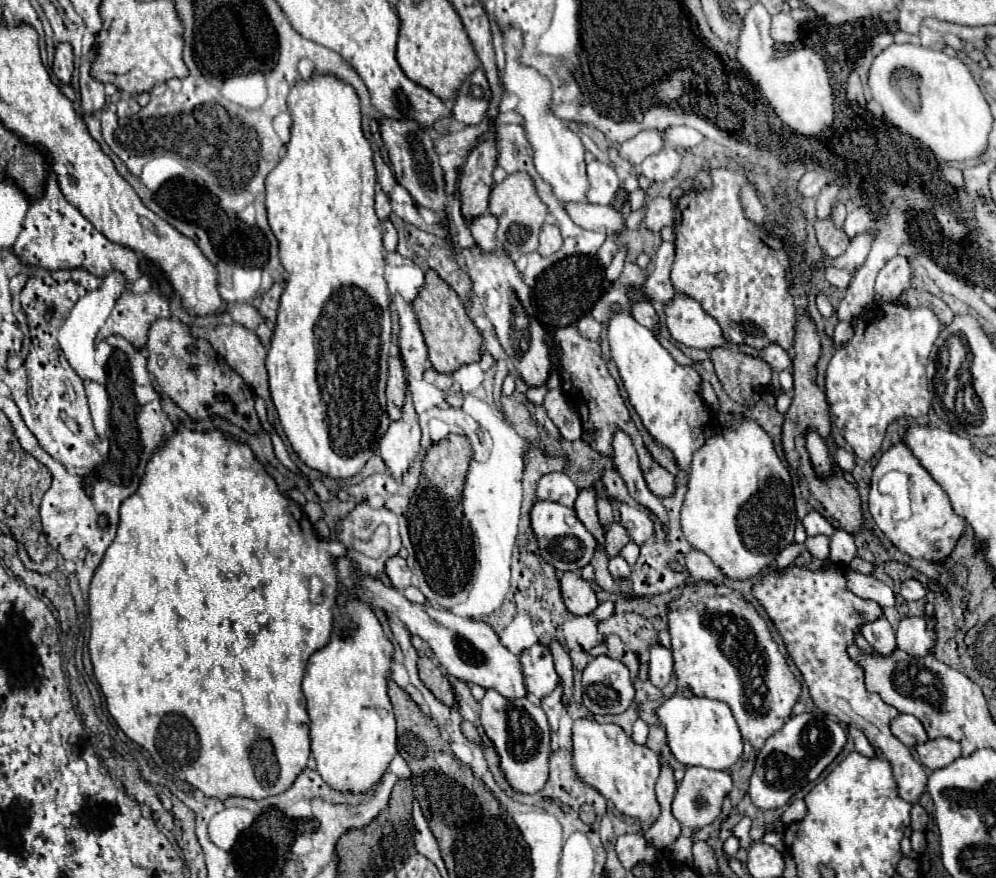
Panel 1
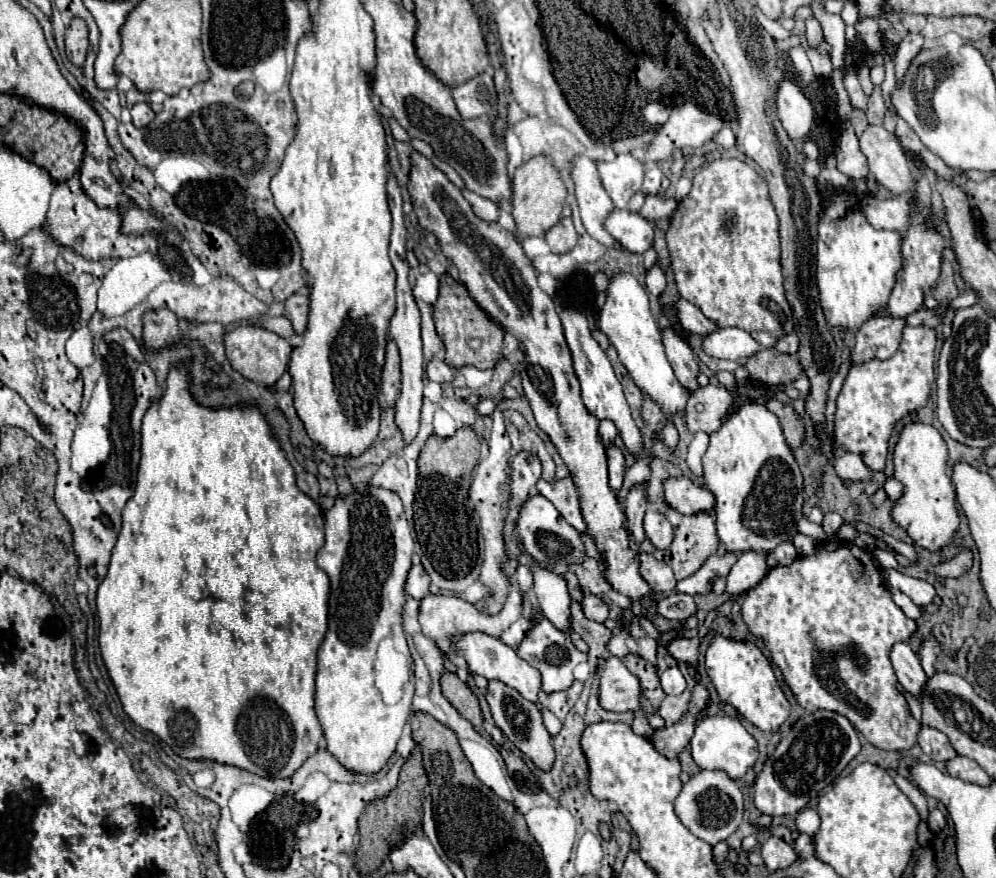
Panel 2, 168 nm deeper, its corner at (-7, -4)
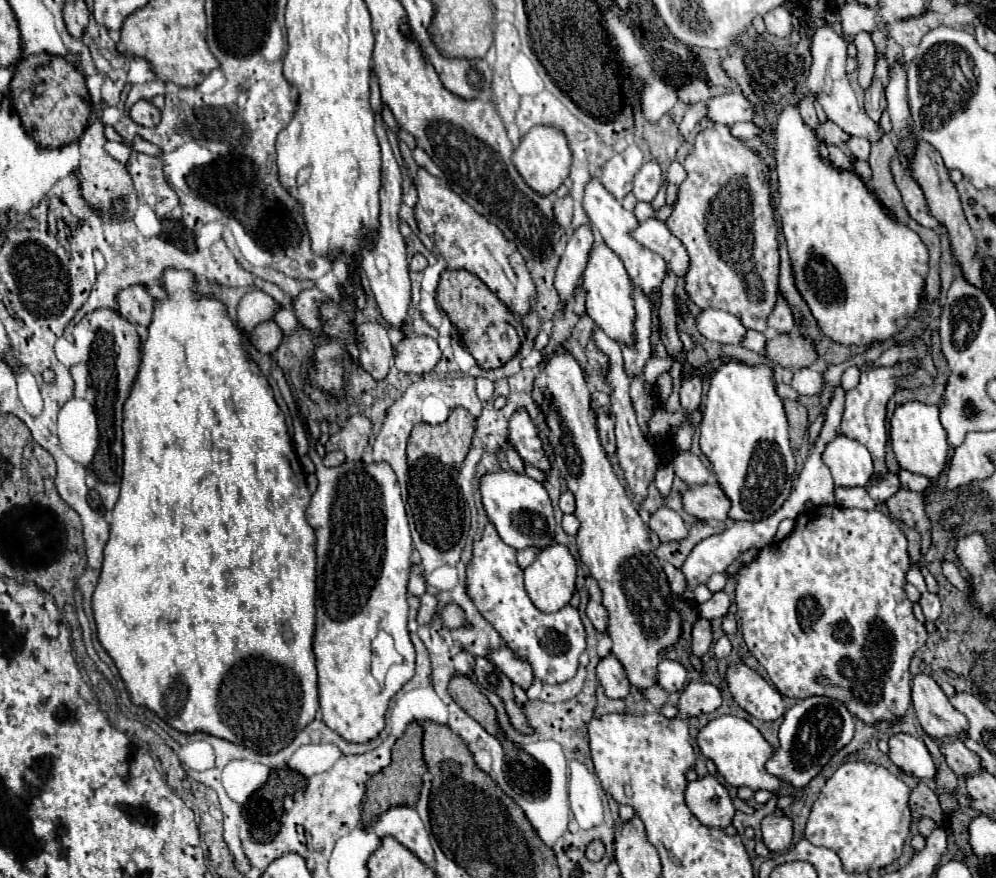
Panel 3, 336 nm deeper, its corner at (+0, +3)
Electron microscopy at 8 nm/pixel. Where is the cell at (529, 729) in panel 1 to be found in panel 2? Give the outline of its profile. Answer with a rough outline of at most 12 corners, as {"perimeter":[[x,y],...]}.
{"perimeter":[[491,680],[487,702],[495,724],[549,770],[551,734],[537,704]]}

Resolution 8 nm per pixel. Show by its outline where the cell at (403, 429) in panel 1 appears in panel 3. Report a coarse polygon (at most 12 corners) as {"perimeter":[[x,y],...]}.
{"perimeter":[[382,117],[380,231],[362,269],[384,321],[402,331],[412,293],[400,233],[402,175]]}

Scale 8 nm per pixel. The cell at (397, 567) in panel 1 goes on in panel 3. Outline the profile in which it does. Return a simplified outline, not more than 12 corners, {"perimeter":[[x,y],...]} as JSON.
{"perimeter":[[412,565],[408,593],[426,593],[422,565]]}

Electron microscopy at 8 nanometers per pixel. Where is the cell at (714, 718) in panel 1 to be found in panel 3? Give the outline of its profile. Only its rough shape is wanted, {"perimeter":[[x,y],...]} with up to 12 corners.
{"perimeter":[[722,715],[698,749],[734,787],[768,789],[770,745],[746,719]]}

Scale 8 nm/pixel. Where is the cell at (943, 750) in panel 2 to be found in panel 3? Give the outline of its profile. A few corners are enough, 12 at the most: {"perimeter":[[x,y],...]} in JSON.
{"perimeter":[[956,737],[936,739],[948,767],[964,777],[978,757]]}

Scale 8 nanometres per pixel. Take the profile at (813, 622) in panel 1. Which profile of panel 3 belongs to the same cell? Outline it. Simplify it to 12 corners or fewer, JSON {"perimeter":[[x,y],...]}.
{"perimeter":[[806,509],[738,573],[786,697],[896,721],[928,633],[906,537]]}

